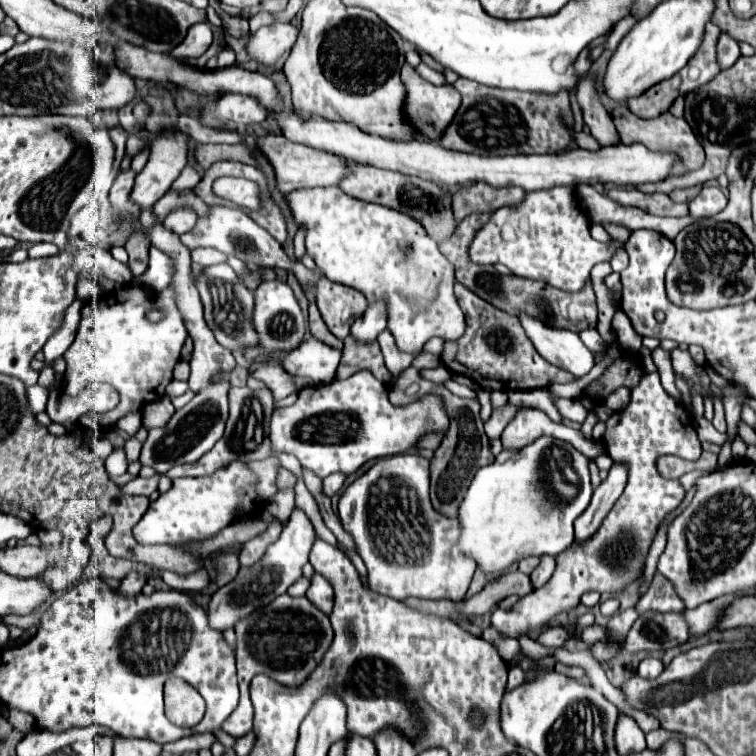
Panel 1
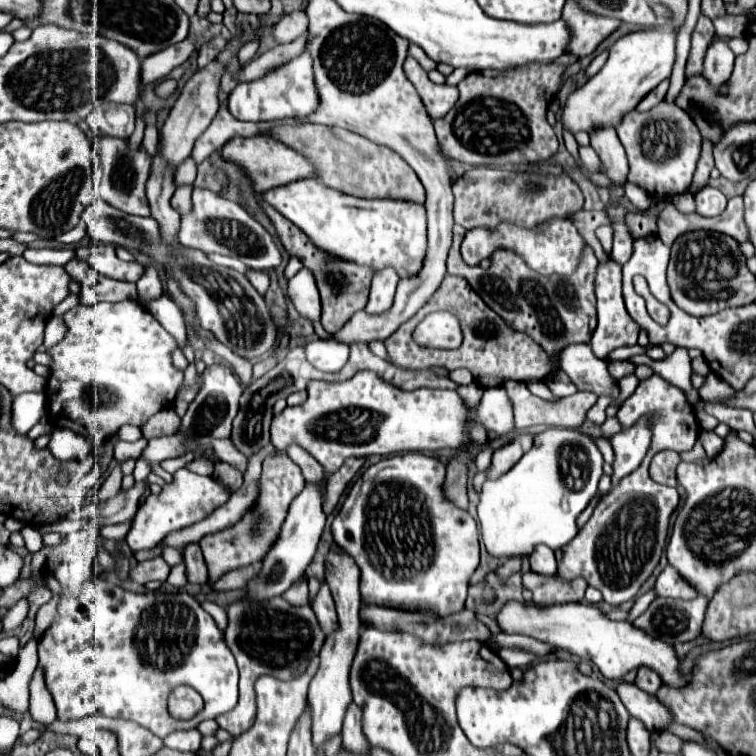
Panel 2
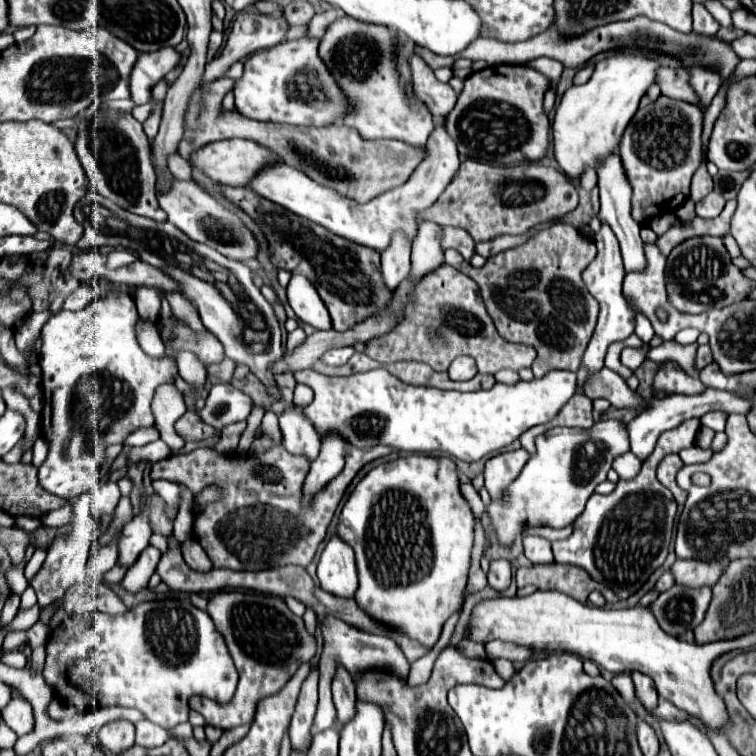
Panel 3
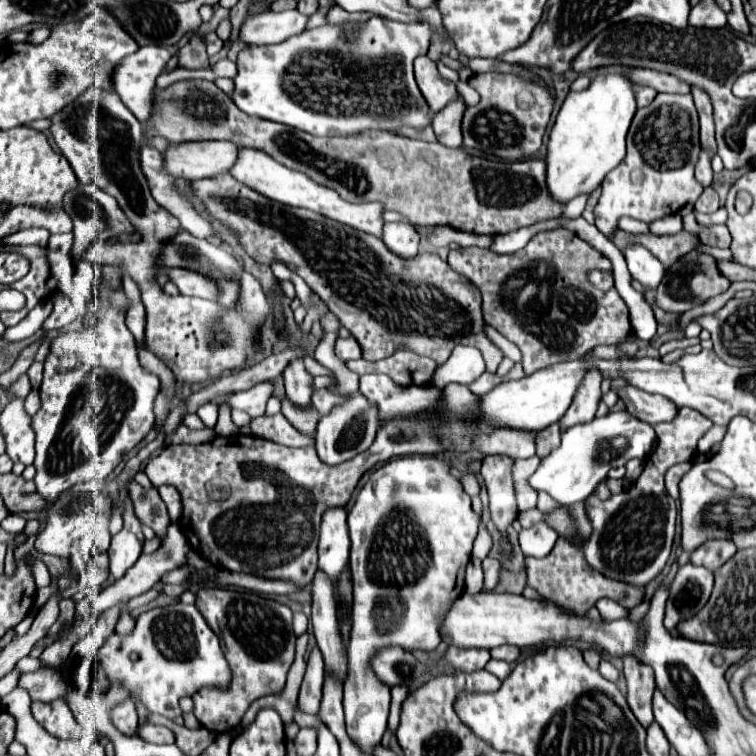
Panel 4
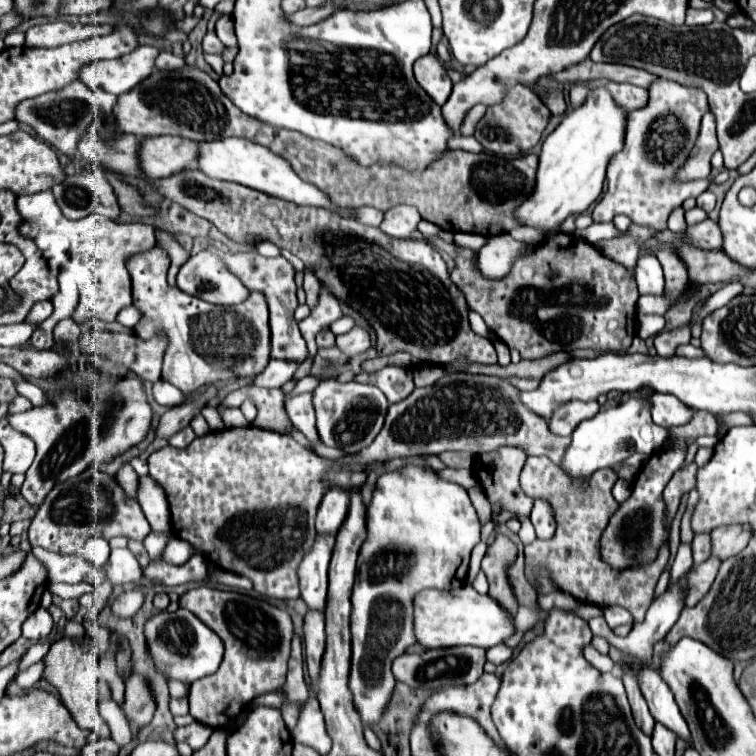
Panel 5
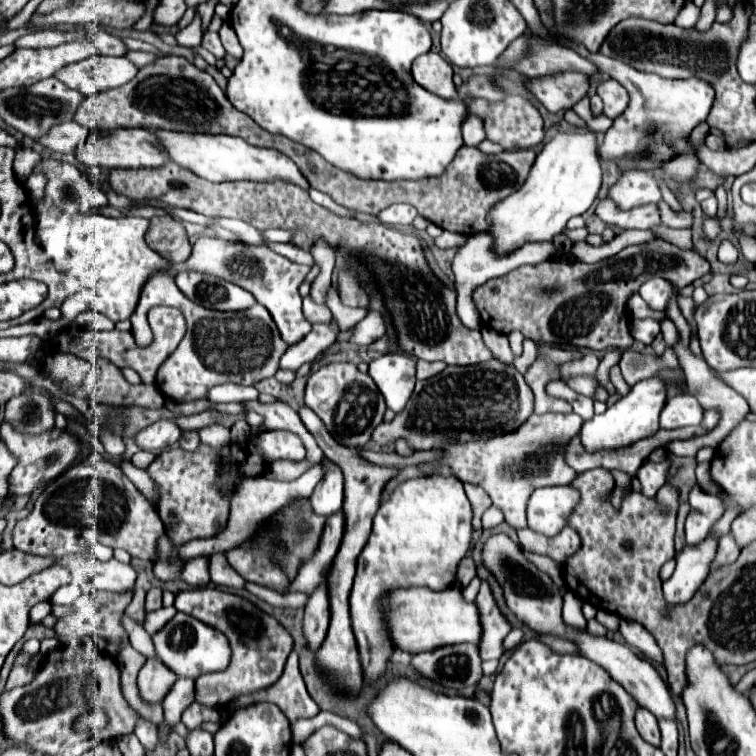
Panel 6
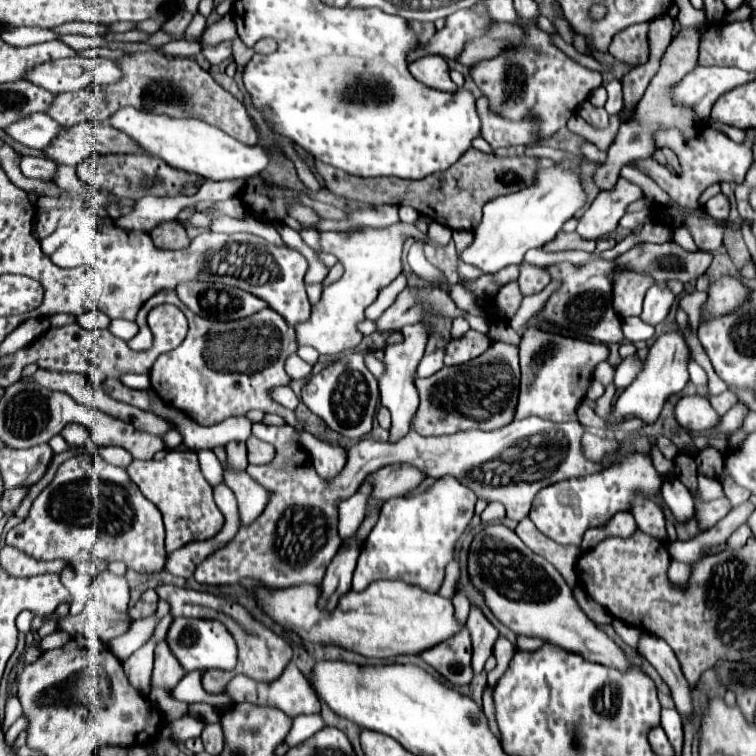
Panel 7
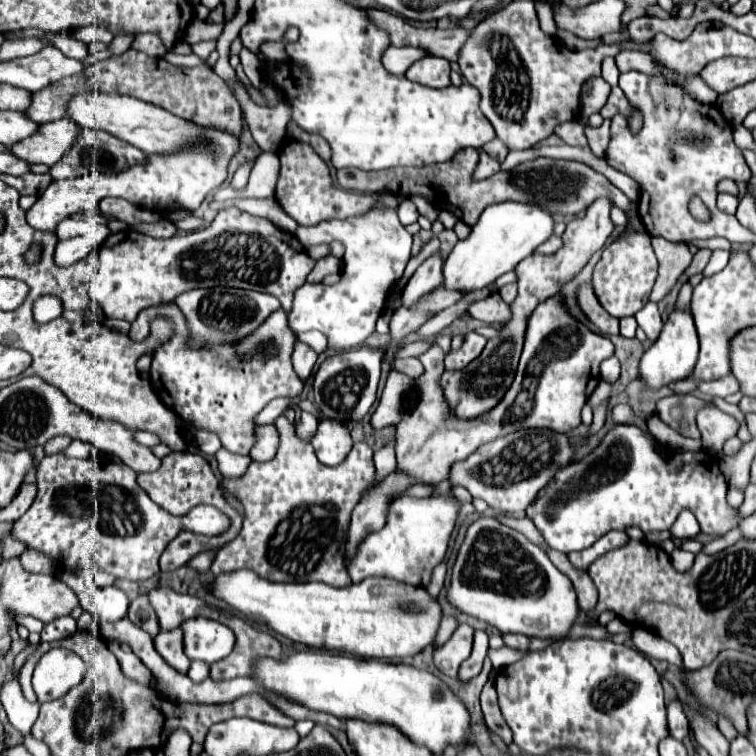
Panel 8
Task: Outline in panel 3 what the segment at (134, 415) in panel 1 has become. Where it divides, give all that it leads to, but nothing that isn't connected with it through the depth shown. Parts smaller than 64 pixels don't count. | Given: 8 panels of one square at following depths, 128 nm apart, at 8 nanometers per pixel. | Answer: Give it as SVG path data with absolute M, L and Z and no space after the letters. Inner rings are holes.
M154 426L150 428L136 428L136 432L130 432L128 438L124 438L124 446L144 446L152 440L158 440L160 434Z

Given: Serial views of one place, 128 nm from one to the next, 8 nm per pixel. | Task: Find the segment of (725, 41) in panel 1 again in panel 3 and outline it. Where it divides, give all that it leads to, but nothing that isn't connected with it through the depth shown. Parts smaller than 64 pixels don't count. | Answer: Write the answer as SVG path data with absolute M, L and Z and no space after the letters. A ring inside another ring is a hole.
M692 66L690 76L692 76L690 78L692 88L700 94L702 104L708 106L710 100L714 98L714 94L718 92L718 88L722 86L720 72L716 72L716 68L708 68L708 66Z

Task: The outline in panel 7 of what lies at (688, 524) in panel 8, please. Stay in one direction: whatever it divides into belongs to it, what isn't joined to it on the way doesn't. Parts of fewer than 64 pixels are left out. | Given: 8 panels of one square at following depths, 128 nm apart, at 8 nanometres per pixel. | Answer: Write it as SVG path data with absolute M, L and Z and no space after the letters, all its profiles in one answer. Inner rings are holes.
M676 476L664 478L662 496L664 496L666 504L670 506L672 514L674 514L678 520L686 520L686 518L692 518L692 516L694 516L692 496L690 496L690 492L684 488L684 484L682 484Z

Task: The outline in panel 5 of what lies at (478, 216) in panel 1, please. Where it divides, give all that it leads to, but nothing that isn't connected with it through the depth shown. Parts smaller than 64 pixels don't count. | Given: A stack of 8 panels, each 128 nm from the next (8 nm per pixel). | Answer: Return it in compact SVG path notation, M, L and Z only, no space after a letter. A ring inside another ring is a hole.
M572 234L546 236L542 244L534 248L534 252L516 260L508 276L500 280L484 278L480 268L476 268L476 252L472 248L456 246L452 282L456 282L456 286L466 294L470 308L484 318L490 330L500 336L508 348L516 348L522 360L540 360L552 352L580 348L626 352L636 336L636 314L630 314L630 304L636 304L638 300L634 278L622 264L606 258L602 252L598 252L598 248Z

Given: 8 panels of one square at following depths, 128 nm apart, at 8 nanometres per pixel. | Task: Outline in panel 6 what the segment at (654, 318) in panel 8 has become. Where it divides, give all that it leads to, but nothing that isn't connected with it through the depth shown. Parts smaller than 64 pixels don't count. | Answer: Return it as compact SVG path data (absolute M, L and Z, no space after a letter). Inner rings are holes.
M654 276L640 286L640 296L652 310L664 310L668 298L672 296L672 284L660 276Z

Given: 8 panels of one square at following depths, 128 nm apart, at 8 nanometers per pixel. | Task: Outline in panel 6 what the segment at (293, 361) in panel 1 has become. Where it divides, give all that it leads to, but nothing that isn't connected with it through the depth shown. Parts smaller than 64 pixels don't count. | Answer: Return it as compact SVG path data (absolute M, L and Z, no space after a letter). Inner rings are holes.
M370 312L364 320L360 320L360 322L354 326L354 332L352 332L352 336L350 336L348 342L358 344L358 346L368 346L368 344L372 344L374 340L382 338L384 332L386 332L386 324L384 324L382 314Z

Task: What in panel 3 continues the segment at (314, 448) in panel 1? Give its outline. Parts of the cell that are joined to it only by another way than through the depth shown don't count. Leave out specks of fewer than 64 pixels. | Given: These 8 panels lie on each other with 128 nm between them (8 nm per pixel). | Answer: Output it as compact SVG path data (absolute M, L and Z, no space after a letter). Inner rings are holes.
M298 370L294 372L296 382L306 384L314 390L314 400L310 406L302 408L302 414L314 424L318 434L324 438L328 434L340 434L354 448L368 450L372 446L384 444L400 452L448 452L464 462L476 462L482 456L496 452L508 444L512 444L524 430L550 422L558 410L572 398L576 392L576 374L566 370L548 372L544 378L534 378L532 382L518 382L514 386L494 384L490 390L478 392L448 392L438 388L416 388L400 382L388 370L368 370L358 372L346 378L338 376L322 376L314 370Z

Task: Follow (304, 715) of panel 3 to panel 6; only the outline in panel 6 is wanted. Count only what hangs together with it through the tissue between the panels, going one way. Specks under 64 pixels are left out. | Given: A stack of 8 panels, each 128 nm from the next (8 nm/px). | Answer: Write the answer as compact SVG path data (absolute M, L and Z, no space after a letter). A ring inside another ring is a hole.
M322 584L308 600L306 608L304 608L304 622L302 622L302 630L304 630L304 638L308 642L308 648L312 652L316 652L320 648L320 644L324 642L326 630L328 630L328 622L330 622L330 610L328 610L328 594L326 594L326 584Z

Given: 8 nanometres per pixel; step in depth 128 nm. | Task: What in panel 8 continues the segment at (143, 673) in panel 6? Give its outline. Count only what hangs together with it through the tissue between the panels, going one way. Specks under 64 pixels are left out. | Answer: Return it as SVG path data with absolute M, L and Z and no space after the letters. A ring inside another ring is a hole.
M180 628L160 632L154 638L154 648L172 668L176 668L176 672L180 674L188 672L190 660L184 656L184 650L182 650L182 630Z

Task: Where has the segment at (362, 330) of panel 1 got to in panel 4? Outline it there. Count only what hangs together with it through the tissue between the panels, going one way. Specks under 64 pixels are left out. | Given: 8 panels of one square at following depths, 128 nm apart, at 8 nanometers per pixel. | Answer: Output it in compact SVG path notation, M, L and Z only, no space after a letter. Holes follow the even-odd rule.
M384 224L384 236L382 242L388 250L392 250L396 256L410 260L418 254L418 242L420 236L416 230L408 224Z

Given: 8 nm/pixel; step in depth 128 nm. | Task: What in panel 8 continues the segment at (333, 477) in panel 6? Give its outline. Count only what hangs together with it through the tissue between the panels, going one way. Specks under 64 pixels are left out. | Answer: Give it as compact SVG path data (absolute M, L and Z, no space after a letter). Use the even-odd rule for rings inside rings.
M322 420L310 444L314 446L314 452L322 464L338 466L348 456L352 448L352 438L344 424L336 420Z

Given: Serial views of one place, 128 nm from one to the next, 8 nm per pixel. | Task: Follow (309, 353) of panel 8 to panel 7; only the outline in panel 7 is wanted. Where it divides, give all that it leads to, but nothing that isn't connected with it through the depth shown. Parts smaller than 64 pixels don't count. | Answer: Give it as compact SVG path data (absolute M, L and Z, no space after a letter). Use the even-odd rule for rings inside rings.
M292 354L288 360L286 360L286 372L288 372L288 376L292 378L292 380L302 380L302 378L306 378L308 374L310 374L310 370L312 370L312 366L308 366L302 358L298 358L298 354Z

